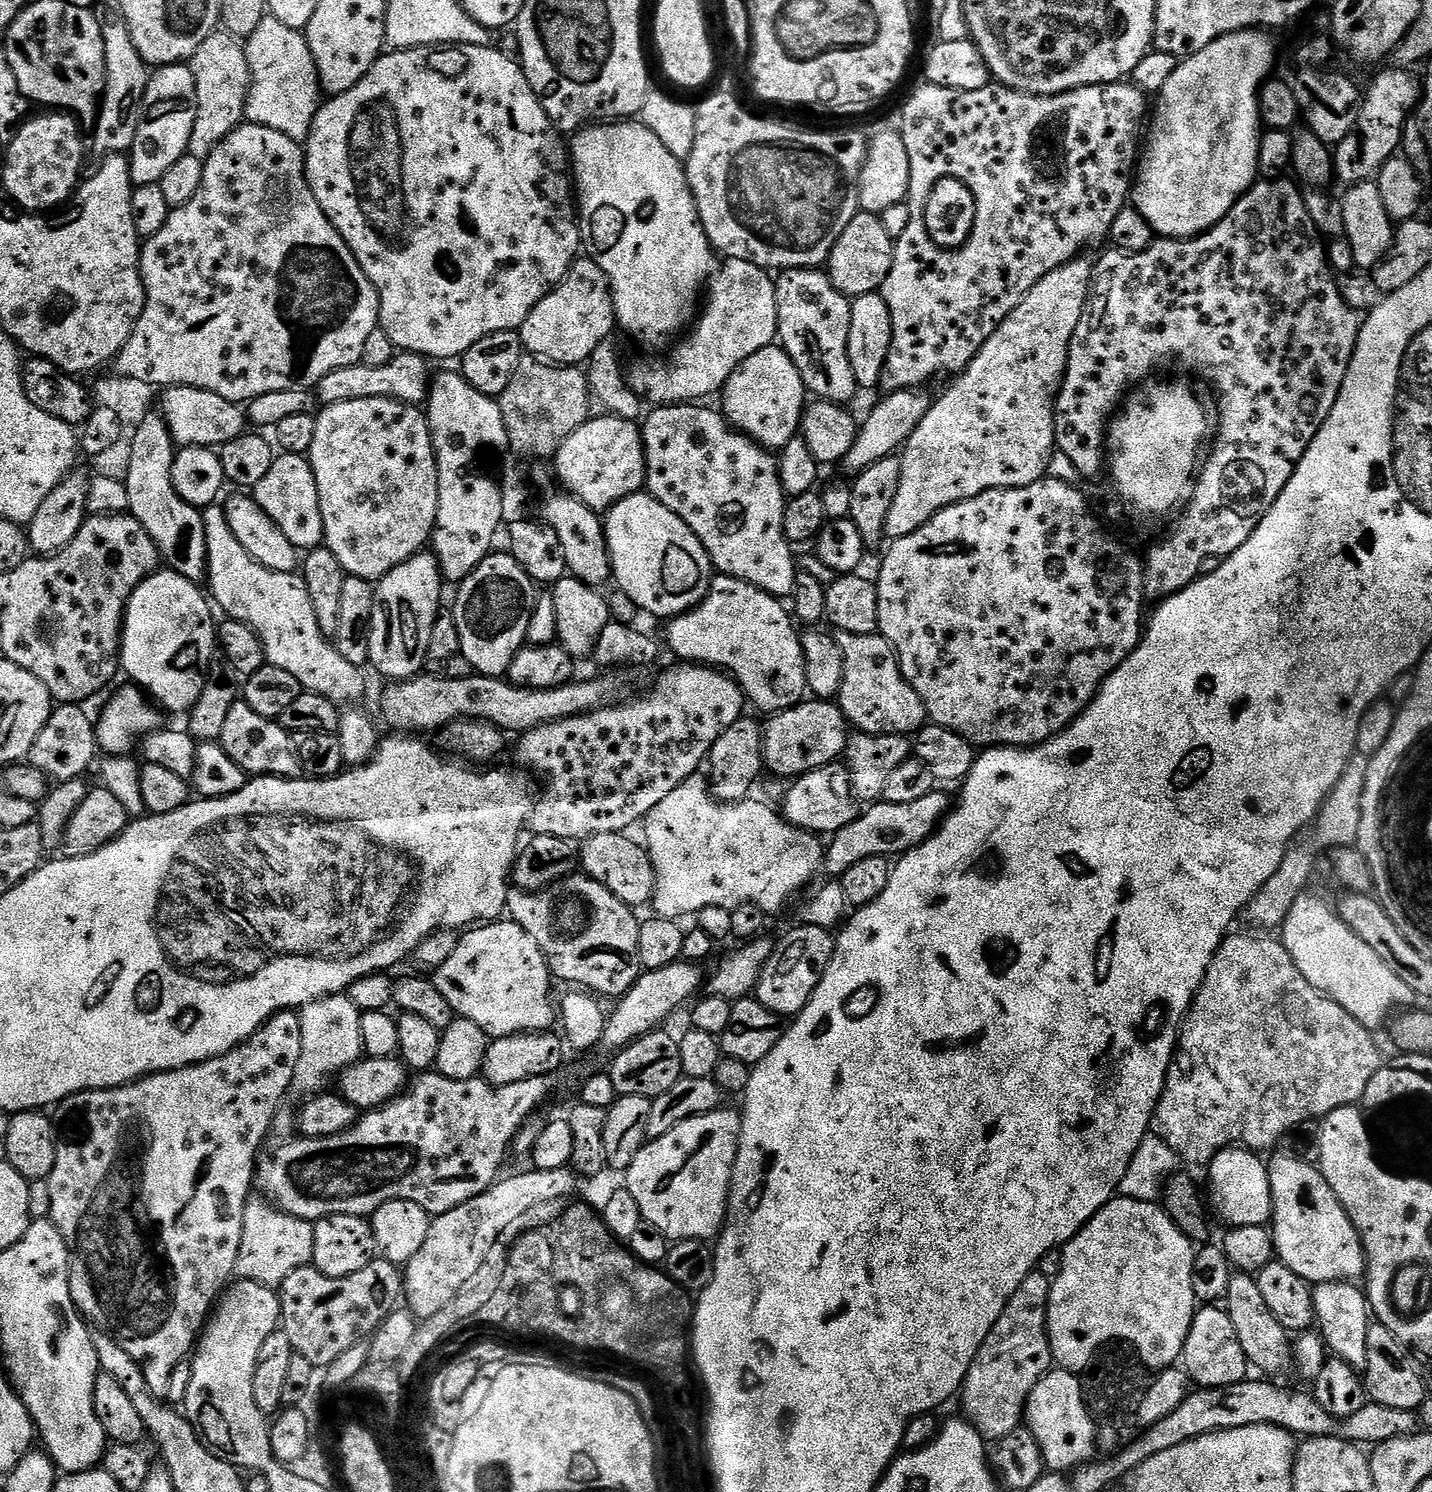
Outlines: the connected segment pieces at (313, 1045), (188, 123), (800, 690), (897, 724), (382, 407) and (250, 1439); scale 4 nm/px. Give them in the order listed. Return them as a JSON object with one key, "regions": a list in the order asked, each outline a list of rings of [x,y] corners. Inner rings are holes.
{"regions":[[[[344,994],[324,996],[321,1000],[315,1000],[302,1009],[299,1013],[302,1054],[298,1058],[296,1067],[295,1091],[308,1092],[304,1094],[319,1093],[323,1089],[320,1087],[323,1086],[327,1076],[332,1076],[335,1072],[348,1067],[340,1076],[338,1095],[361,1113],[371,1112],[374,1108],[389,1104],[404,1091],[410,1080],[410,1072],[399,1059],[361,1058],[364,1047],[362,1046],[360,1014],[354,1002],[350,1002]],[[358,1058],[360,1061],[352,1064]]],[[[163,65],[149,77],[138,109],[134,142],[128,151],[133,187],[159,183],[162,175],[179,158],[187,155],[194,118],[197,117],[196,108],[197,91],[189,65]]],[[[717,575],[696,607],[667,621],[668,644],[677,661],[723,670],[739,684],[747,703],[757,704],[764,714],[784,712],[805,699],[808,683],[801,633],[796,632],[789,609],[782,605],[754,585]]],[[[836,632],[836,641],[842,650],[842,670],[838,707],[845,720],[857,732],[878,734],[898,734],[908,736],[924,727],[928,711],[918,698],[916,691],[906,682],[900,669],[900,659],[892,643],[876,632],[870,634],[850,634]]],[[[381,396],[325,404],[316,416],[314,446],[310,446],[307,458],[318,482],[324,544],[342,562],[347,575],[379,582],[394,566],[425,551],[436,529],[438,466],[428,417],[417,405]]],[[[241,1279],[231,1283],[209,1315],[190,1362],[192,1365],[190,1385],[182,1405],[184,1415],[191,1422],[196,1436],[212,1455],[239,1470],[248,1470],[246,1472],[262,1473],[270,1467],[273,1459],[269,1425],[258,1410],[258,1404],[254,1402],[253,1376],[258,1352],[263,1342],[266,1342],[266,1338],[277,1331],[280,1314],[280,1297],[271,1287]]]]}

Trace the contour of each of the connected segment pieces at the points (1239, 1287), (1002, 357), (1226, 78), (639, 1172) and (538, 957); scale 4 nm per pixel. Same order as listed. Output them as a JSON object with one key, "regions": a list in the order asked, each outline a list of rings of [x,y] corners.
{"regions":[[[[1248,1274],[1233,1275],[1230,1286],[1224,1295],[1222,1307],[1234,1325],[1234,1331],[1238,1334],[1242,1354],[1246,1354],[1249,1365],[1255,1371],[1256,1368],[1260,1371],[1257,1373],[1268,1378],[1280,1378],[1276,1376],[1282,1375],[1287,1368],[1293,1367],[1293,1341],[1290,1339],[1289,1332],[1274,1319],[1274,1314],[1270,1314],[1270,1309],[1266,1307],[1266,1301],[1258,1291],[1258,1282],[1255,1278]]],[[[1075,258],[1069,260],[1067,264],[1058,266],[1053,272],[1042,277],[1027,294],[1021,296],[1014,311],[996,327],[994,334],[990,334],[990,338],[986,338],[986,342],[980,347],[974,359],[969,362],[967,368],[953,379],[956,381],[940,397],[937,395],[933,399],[932,407],[928,409],[928,413],[924,415],[922,422],[918,422],[914,434],[910,434],[910,438],[905,442],[898,456],[900,462],[898,494],[894,494],[894,503],[890,505],[890,512],[886,514],[886,522],[884,523],[884,535],[889,541],[901,540],[906,538],[906,534],[914,534],[914,530],[918,530],[923,524],[930,522],[930,518],[934,518],[936,512],[949,508],[951,504],[969,500],[978,494],[989,492],[995,488],[1021,488],[1045,479],[1047,472],[1044,471],[1047,470],[1048,463],[1052,460],[1052,452],[1054,456],[1054,449],[1056,448],[1054,397],[1059,389],[1060,381],[1064,378],[1064,371],[1068,365],[1070,338],[1082,318],[1084,299],[1088,296],[1088,285],[1092,283],[1093,261],[1084,259]]],[[[1249,30],[1246,32],[1235,32],[1226,34],[1210,46],[1192,53],[1191,56],[1181,59],[1176,65],[1173,73],[1166,78],[1166,82],[1155,97],[1156,109],[1151,109],[1152,125],[1148,128],[1148,141],[1143,141],[1142,151],[1138,156],[1138,163],[1134,168],[1134,179],[1130,184],[1130,204],[1136,213],[1151,226],[1153,233],[1160,238],[1171,238],[1174,240],[1186,240],[1189,236],[1199,236],[1201,232],[1216,225],[1224,218],[1224,215],[1232,209],[1236,201],[1252,187],[1258,176],[1258,146],[1262,135],[1260,122],[1260,87],[1264,81],[1273,75],[1272,67],[1276,64],[1276,44],[1271,40],[1269,33],[1264,30]]],[[[727,1106],[721,1107],[715,1112],[707,1112],[701,1116],[694,1118],[686,1118],[682,1122],[678,1122],[674,1126],[674,1130],[670,1130],[666,1134],[662,1134],[656,1140],[648,1140],[644,1147],[640,1149],[640,1153],[634,1158],[634,1162],[628,1167],[626,1173],[626,1190],[634,1198],[634,1202],[638,1204],[638,1210],[642,1217],[643,1223],[652,1229],[656,1229],[672,1242],[679,1242],[681,1240],[698,1240],[701,1242],[708,1242],[719,1233],[720,1229],[724,1227],[724,1218],[728,1210],[728,1188],[732,1184],[732,1167],[736,1161],[736,1147],[740,1144],[740,1118],[739,1111],[731,1112]]],[[[511,918],[469,927],[457,939],[448,963],[435,965],[433,972],[432,985],[450,1002],[453,1013],[485,1029],[489,1037],[544,1034],[557,1023],[548,959],[538,950],[538,942]]]]}

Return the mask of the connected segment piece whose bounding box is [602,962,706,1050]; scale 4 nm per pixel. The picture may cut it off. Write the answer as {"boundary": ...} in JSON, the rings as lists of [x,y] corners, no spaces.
{"boundary":[[[677,962],[662,970],[645,971],[637,976],[631,990],[615,1001],[616,1009],[607,1013],[603,1047],[619,1050],[628,1044],[633,1044],[648,1032],[657,1031],[663,1025],[660,1023],[672,1015],[680,1004],[687,1005],[697,995],[695,992],[702,988],[706,980],[705,973],[702,974],[700,971],[702,971],[701,965]]]}

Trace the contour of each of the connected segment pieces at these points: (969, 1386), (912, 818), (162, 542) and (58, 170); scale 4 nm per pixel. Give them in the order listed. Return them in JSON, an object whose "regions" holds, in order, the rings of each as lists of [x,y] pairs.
{"regions":[[[[1034,1271],[1022,1278],[1022,1286],[1014,1290],[1002,1318],[994,1322],[986,1342],[978,1350],[974,1362],[964,1379],[964,1386],[958,1393],[963,1419],[986,1442],[1006,1438],[1006,1434],[1021,1427],[1024,1403],[1030,1390],[1053,1367],[1052,1351],[1048,1342],[1048,1299],[1052,1281],[1041,1272]]],[[[933,790],[924,798],[917,798],[914,802],[901,804],[885,804],[872,802],[868,808],[861,811],[842,830],[831,833],[832,840],[822,852],[822,872],[828,878],[838,878],[854,866],[854,862],[862,862],[862,858],[899,858],[912,848],[917,848],[923,840],[927,840],[936,831],[941,820],[950,808],[948,796],[941,790]]],[[[151,412],[133,429],[129,442],[130,466],[123,481],[129,513],[150,534],[161,559],[171,571],[182,574],[187,580],[205,581],[208,570],[205,520],[201,509],[183,502],[174,489],[172,468],[176,444],[168,424],[159,413]]],[[[64,112],[31,117],[17,129],[7,145],[2,180],[7,192],[28,212],[47,212],[77,191],[86,146],[77,119]]]]}

